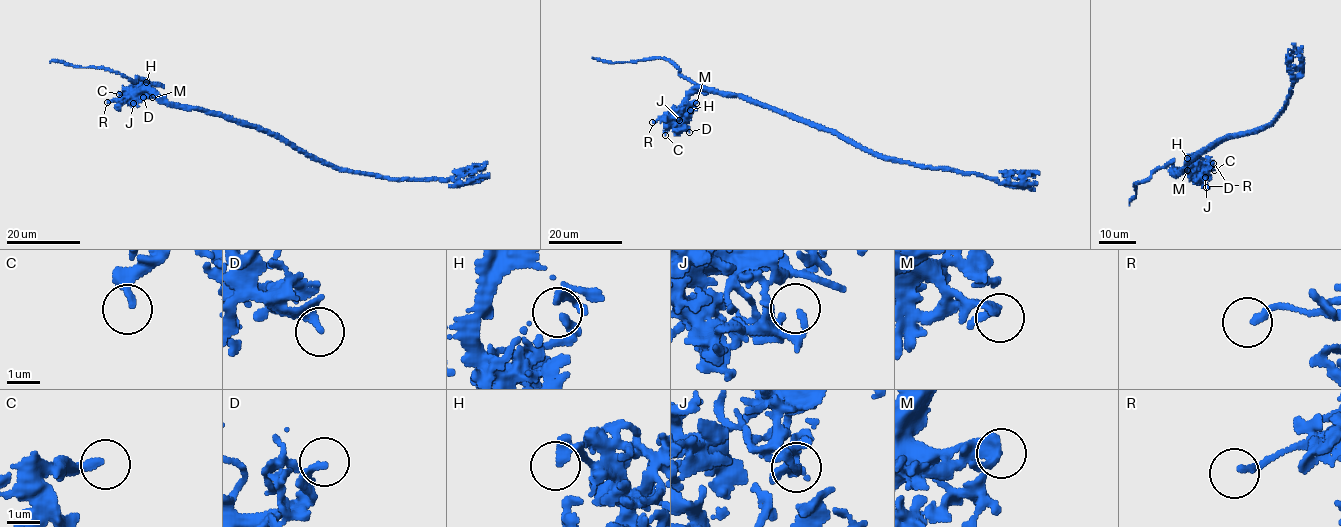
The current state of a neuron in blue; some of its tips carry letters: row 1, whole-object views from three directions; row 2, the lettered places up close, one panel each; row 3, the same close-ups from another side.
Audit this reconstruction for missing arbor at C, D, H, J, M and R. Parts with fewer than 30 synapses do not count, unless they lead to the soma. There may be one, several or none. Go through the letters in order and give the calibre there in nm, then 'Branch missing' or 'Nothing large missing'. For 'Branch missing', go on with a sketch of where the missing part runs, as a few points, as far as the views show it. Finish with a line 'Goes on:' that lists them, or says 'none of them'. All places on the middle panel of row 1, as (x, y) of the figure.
C: Thickness 240 nm. Nothing large missing
D: Thickness 220 nm. Nothing large missing
H: Thickness 280 nm. Nothing large missing
J: Thickness 130 nm. Nothing large missing
M: Thickness 300 nm. Nothing large missing
R: Thickness 190 nm. Nothing large missing
Goes on: none of them

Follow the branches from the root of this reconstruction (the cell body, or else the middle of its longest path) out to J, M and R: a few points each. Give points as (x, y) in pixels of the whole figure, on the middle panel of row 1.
J: (802, 122), (742, 97), (697, 88), (677, 110), (679, 120)
M: (802, 122), (742, 97), (701, 89), (695, 89), (687, 101), (696, 103)
R: (802, 122), (742, 97), (697, 88), (674, 114), (652, 122)

